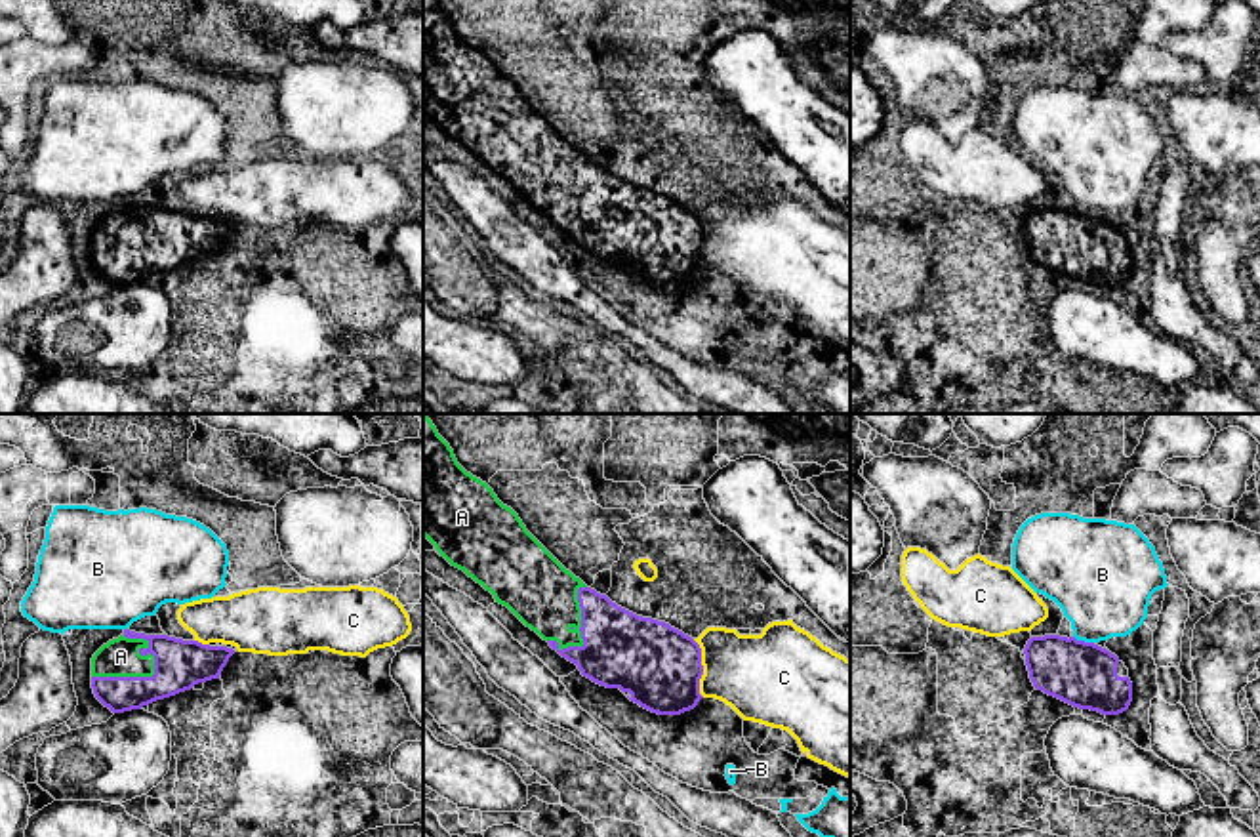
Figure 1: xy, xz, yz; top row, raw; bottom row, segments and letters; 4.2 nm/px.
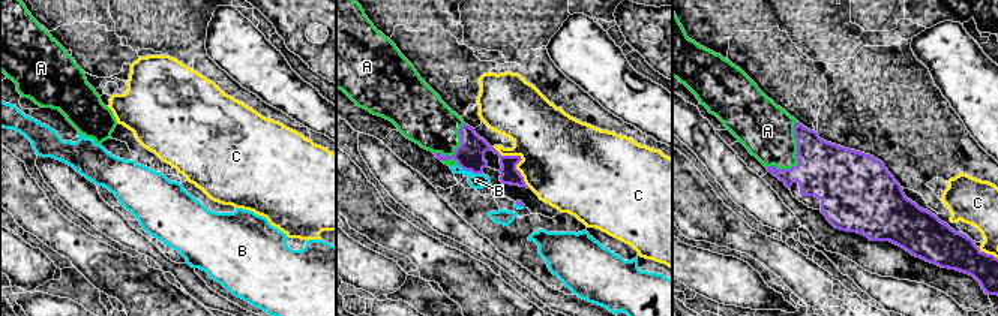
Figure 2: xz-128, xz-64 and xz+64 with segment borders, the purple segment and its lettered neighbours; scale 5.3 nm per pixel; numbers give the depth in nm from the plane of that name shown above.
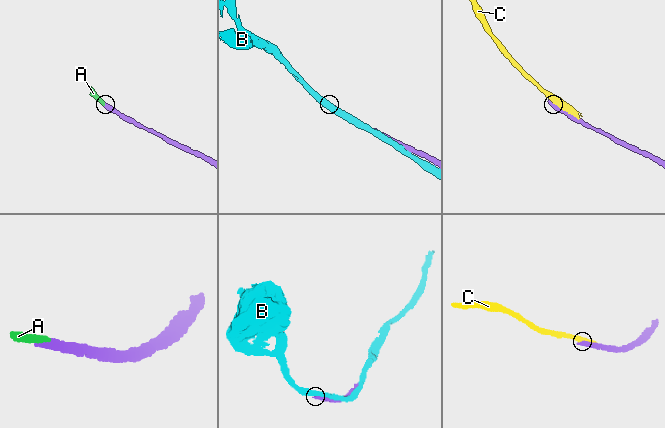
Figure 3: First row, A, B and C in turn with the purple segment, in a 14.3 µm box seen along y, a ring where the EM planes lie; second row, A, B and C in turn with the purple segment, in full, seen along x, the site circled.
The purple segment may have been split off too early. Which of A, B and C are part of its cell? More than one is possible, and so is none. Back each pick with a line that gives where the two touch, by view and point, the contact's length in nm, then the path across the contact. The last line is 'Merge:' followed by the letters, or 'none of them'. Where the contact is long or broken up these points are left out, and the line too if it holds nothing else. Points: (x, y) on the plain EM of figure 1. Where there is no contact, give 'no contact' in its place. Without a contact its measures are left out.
A: contact xy (143, 250); length 300 nm
Merge: A

